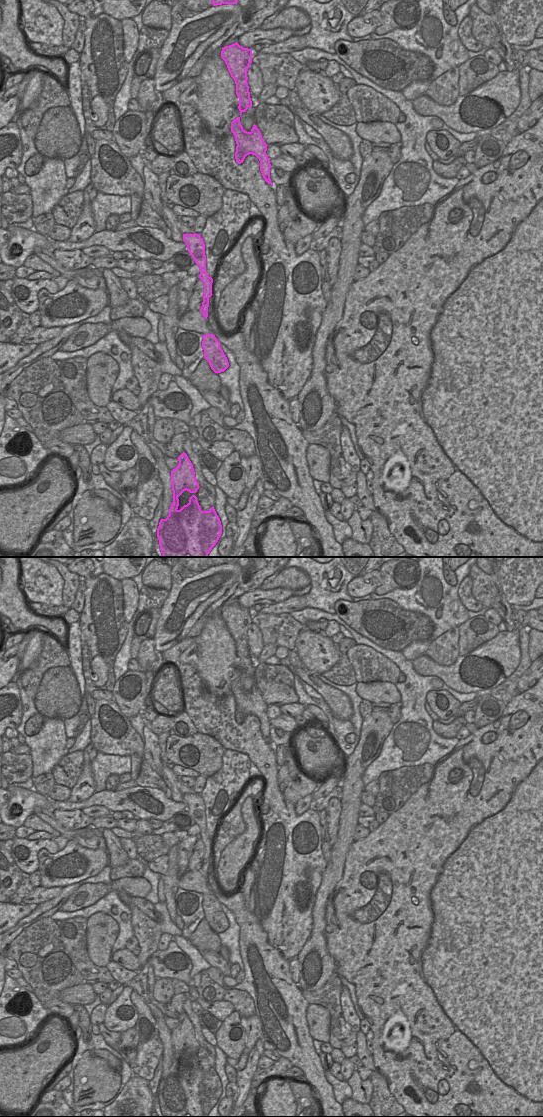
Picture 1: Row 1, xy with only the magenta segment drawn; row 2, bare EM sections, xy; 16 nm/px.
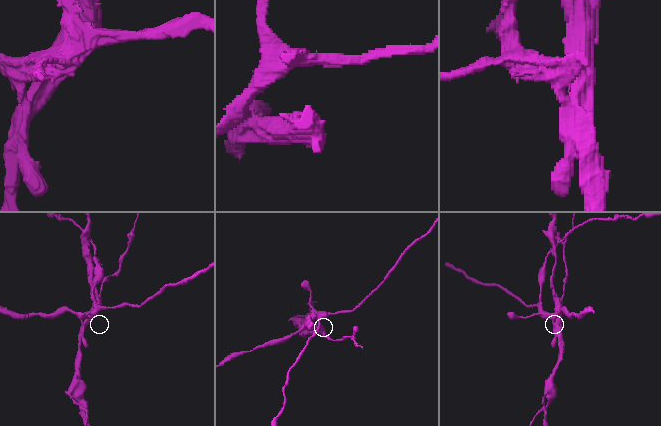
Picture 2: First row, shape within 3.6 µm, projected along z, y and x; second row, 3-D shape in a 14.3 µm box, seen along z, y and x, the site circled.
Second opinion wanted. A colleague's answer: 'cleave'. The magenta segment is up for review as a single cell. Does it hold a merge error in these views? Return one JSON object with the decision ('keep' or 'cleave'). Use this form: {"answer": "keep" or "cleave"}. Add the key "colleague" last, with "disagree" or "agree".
{"answer": "cleave", "colleague": "agree"}

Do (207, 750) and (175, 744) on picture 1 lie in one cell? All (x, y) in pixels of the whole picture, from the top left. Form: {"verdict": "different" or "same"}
{"verdict": "same"}

